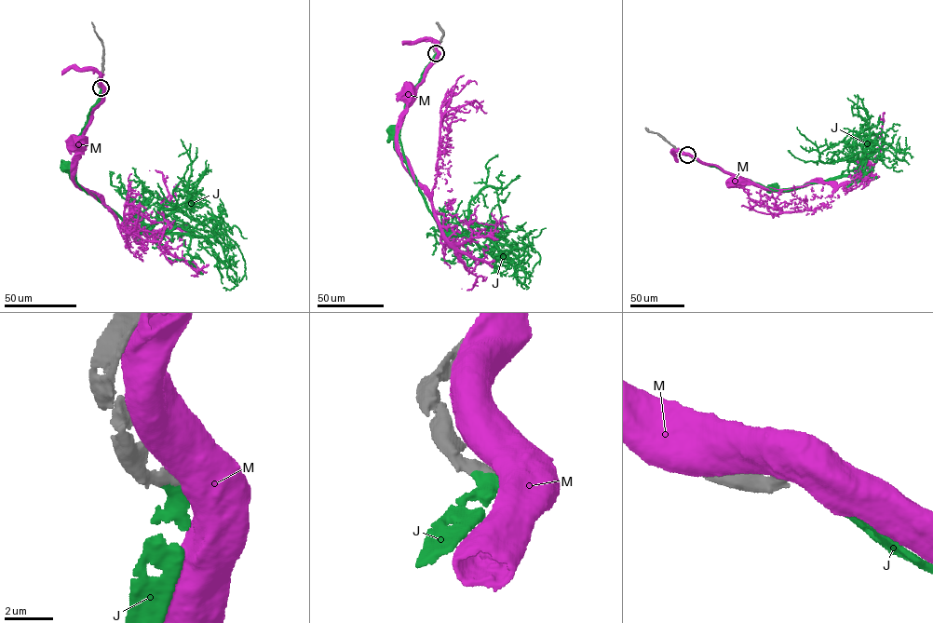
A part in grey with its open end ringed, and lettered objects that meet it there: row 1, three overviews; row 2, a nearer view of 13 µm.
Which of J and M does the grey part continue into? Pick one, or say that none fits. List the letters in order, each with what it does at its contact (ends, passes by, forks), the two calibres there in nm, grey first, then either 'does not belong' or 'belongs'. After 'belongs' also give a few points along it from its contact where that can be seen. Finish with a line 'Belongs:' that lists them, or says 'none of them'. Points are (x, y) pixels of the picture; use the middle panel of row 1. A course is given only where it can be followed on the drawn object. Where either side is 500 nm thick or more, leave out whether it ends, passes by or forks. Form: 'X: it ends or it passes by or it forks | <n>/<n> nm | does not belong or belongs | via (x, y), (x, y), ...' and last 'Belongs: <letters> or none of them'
J: 550/600 nm | belongs | via (436, 52), (405, 106), (399, 128), (403, 157), (420, 191), (415, 175), (395, 149), (392, 130)
M: 500/750 nm | does not belong
Belongs: J

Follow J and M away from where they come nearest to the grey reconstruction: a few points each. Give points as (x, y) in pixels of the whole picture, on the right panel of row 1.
J: (687, 155), (697, 161), (774, 190), (790, 191), (818, 180), (825, 181), (788, 189), (771, 189)
M: (687, 154), (752, 183), (733, 182)

